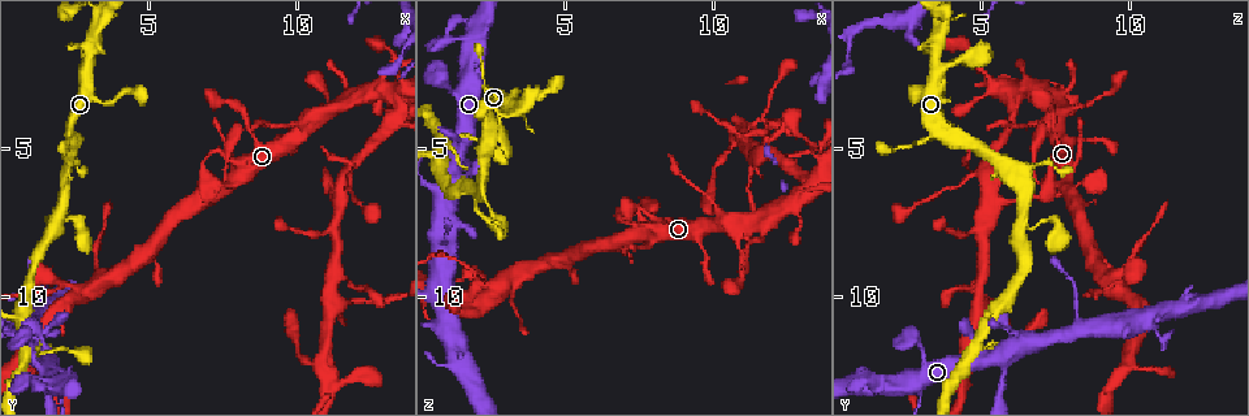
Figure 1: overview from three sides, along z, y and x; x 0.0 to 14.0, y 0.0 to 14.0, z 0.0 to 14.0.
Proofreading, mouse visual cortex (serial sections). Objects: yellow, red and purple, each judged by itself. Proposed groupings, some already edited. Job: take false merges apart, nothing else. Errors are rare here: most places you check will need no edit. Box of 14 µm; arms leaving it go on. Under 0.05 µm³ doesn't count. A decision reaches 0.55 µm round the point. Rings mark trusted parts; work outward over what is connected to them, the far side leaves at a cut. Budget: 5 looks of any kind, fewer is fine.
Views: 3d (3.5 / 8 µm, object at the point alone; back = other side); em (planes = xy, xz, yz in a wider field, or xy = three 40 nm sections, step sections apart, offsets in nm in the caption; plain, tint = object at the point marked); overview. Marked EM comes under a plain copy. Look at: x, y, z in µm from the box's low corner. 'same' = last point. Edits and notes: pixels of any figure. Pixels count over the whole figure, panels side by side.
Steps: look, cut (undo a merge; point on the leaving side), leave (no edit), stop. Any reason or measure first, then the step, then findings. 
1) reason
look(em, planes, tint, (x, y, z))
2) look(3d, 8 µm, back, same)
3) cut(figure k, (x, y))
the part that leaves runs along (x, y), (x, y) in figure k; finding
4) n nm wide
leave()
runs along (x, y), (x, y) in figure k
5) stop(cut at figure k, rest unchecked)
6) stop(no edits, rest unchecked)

abrupt turn
look(3d, 3.5 µm, (10.7, 3.7, 7.9))

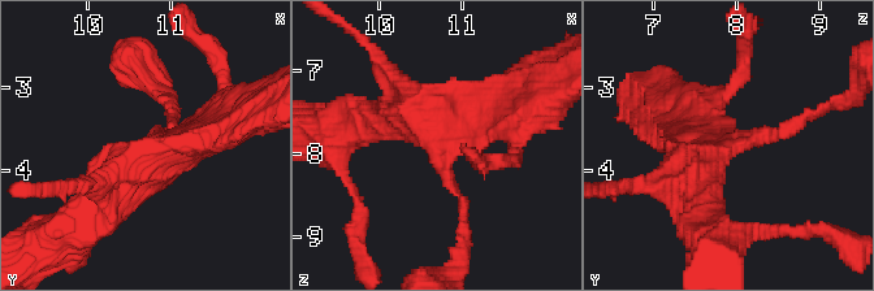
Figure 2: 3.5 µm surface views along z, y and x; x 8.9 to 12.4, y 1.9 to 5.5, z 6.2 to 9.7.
shape alone is not enough
look(em, xy, step 5, tint, (10.75, 3.80, 7.85))

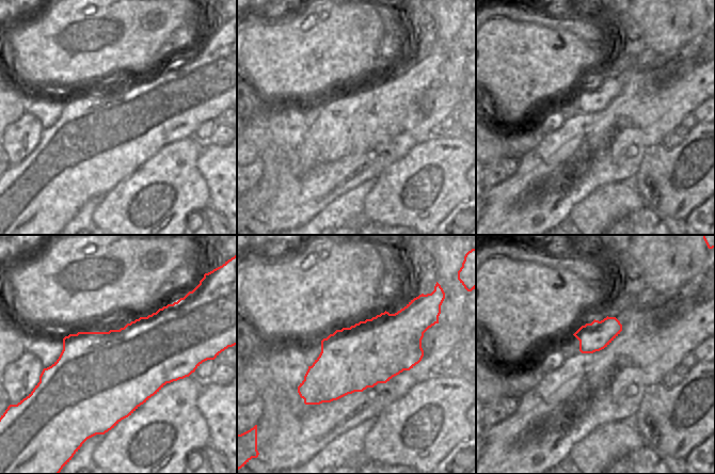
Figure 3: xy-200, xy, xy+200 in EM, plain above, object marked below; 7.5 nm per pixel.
leave()
runs along (83, 218), (135, 166), (232, 122) in figure 2; continuous, no second cell

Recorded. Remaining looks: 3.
narrows sharply
look(3d, 3.5 µm, (12.7, 2.8, 7.0))

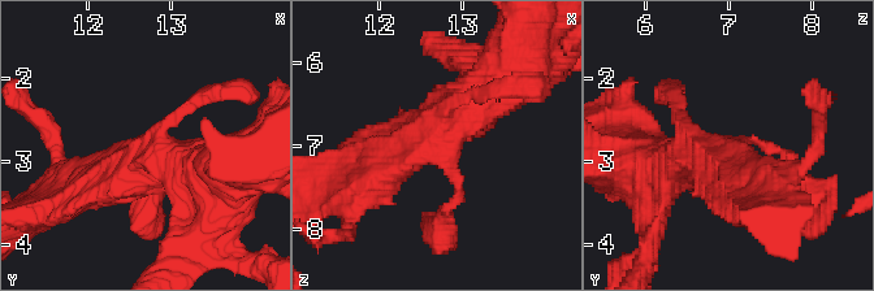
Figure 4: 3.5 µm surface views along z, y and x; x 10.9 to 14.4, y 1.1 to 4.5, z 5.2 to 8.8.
4 arms; arms of 150, 150, 500, 600 nm; now the EM
look(em, xy, step 5, tint, (12.70, 2.80, 7.05))

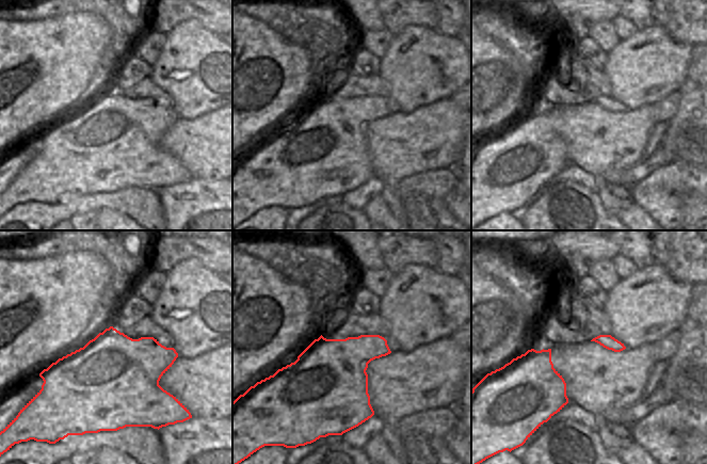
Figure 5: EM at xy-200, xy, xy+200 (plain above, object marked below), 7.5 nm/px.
leave()
runs along (364, 179), (500, 77) in figure 4; one cell here

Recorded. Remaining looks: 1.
stop(no edits, rest unchecked)

